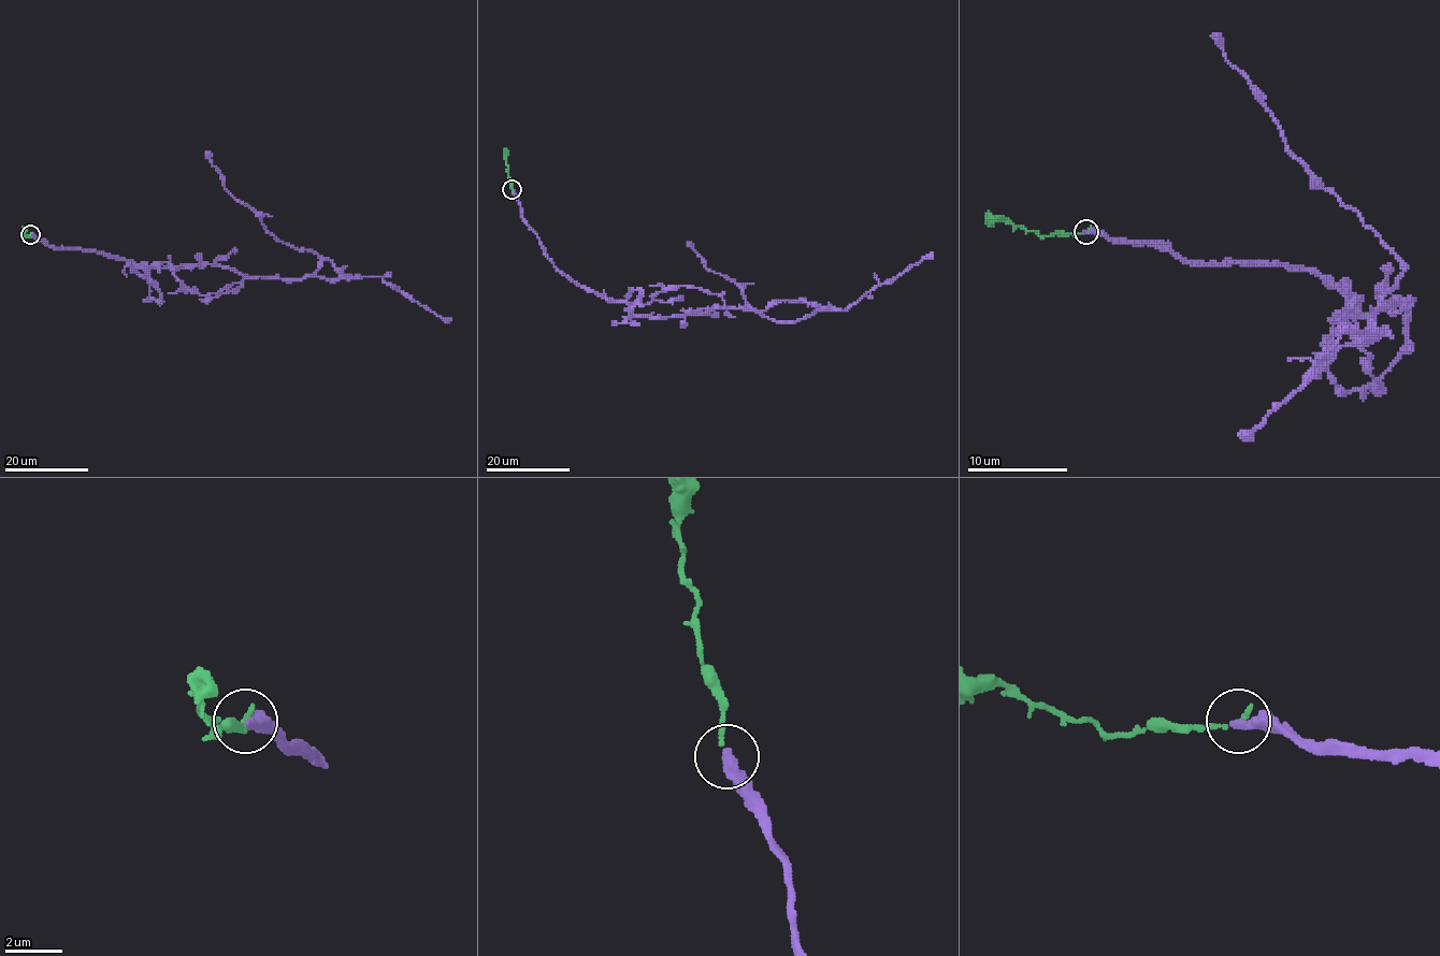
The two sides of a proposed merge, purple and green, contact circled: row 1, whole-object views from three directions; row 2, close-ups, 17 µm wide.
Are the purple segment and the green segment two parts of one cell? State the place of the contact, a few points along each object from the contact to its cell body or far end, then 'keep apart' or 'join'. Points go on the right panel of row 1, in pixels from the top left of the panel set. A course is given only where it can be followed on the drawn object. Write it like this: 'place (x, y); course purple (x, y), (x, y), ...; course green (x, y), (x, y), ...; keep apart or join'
place (1086, 231); course purple (1085, 231), (1315, 271), (1361, 313), (1395, 310), (1370, 318), (1378, 338), (1353, 331), (1406, 269), (1213, 33); course green (1085, 231), (1038, 235), (1023, 226), (991, 218), (985, 213); keep apart

